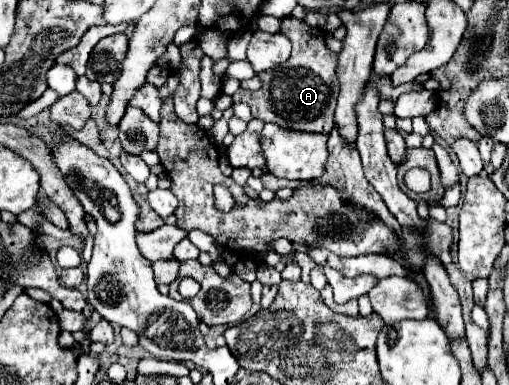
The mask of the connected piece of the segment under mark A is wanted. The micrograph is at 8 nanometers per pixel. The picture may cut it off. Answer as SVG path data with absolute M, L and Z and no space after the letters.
M296 17L282 19L282 33L292 41L292 57L266 73L260 73L262 89L246 91L238 89L232 99L234 103L246 103L252 109L252 117L288 127L294 131L308 133L330 133L334 125L334 105L338 95L336 77L336 53L326 47L324 31L306 25Z

